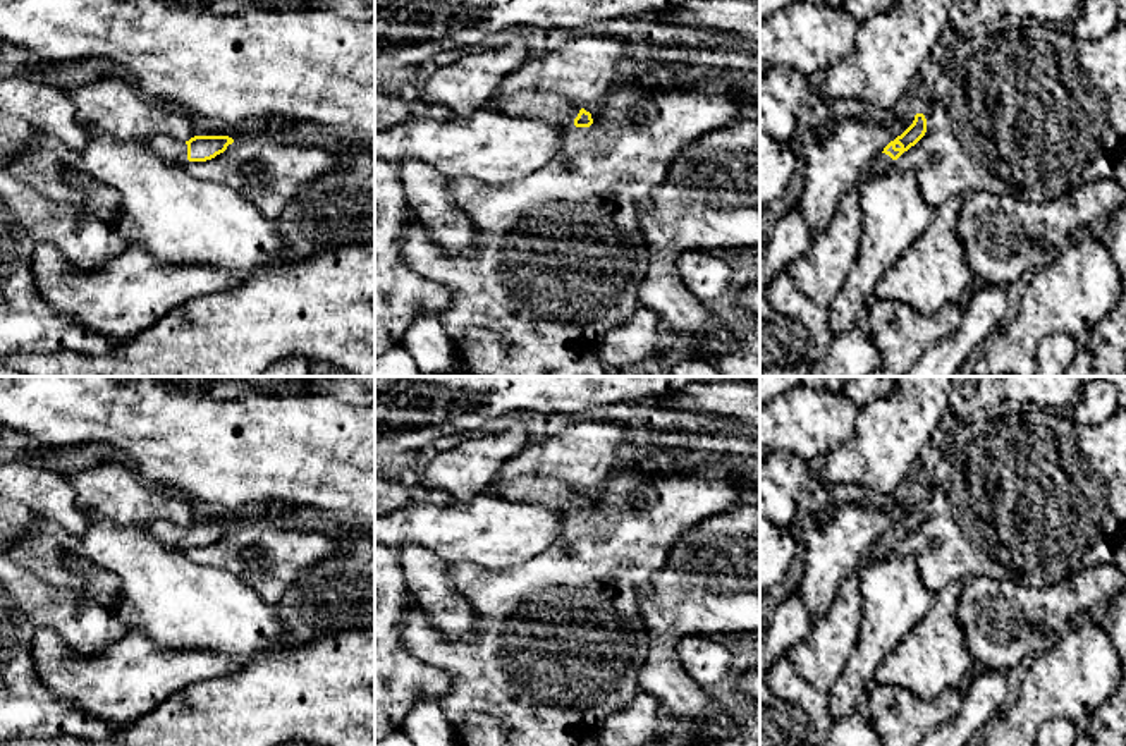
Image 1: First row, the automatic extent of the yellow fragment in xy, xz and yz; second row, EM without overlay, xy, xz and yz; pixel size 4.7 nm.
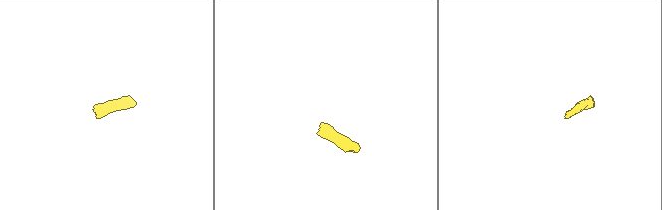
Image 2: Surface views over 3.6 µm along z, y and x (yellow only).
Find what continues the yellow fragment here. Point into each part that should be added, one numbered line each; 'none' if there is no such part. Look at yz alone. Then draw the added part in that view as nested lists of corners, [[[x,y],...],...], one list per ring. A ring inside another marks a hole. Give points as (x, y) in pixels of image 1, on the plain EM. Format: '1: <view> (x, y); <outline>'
1: yz (881, 550); [[[880,536],[877,543],[872,547],[868,553],[868,560],[884,560],[889,557],[892,548],[894,545],[889,540]]]

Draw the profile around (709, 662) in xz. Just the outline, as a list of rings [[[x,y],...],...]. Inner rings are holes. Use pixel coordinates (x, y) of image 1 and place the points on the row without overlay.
[[[682,631],[676,645],[684,670],[703,688],[729,679],[732,670],[732,651],[708,636]]]

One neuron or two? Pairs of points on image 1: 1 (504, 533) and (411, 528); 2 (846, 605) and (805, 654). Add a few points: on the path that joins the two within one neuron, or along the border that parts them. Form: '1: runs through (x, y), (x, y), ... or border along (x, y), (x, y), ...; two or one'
1: runs through (482, 535), (434, 528); one
2: runs through (843, 617), (817, 643); one

